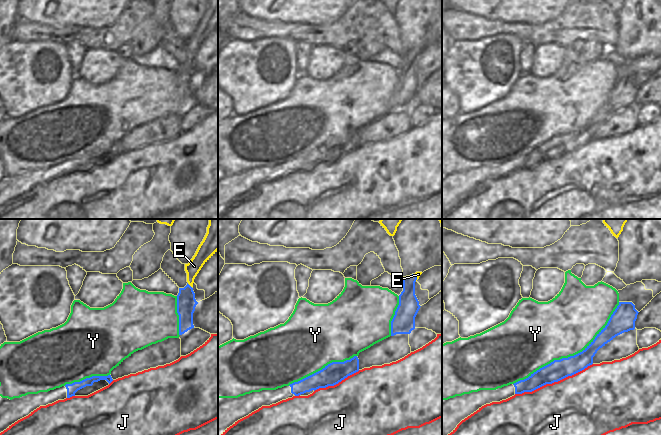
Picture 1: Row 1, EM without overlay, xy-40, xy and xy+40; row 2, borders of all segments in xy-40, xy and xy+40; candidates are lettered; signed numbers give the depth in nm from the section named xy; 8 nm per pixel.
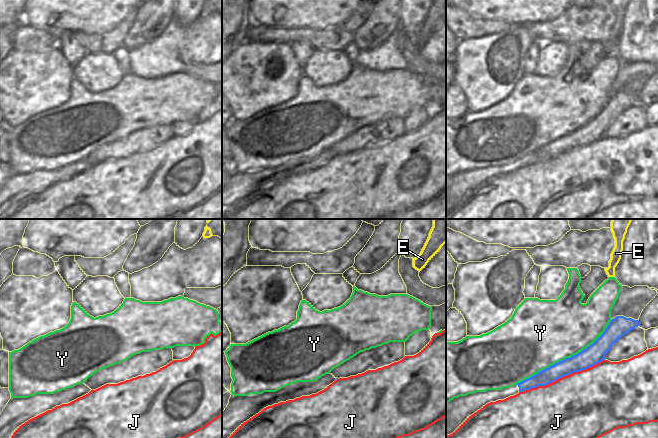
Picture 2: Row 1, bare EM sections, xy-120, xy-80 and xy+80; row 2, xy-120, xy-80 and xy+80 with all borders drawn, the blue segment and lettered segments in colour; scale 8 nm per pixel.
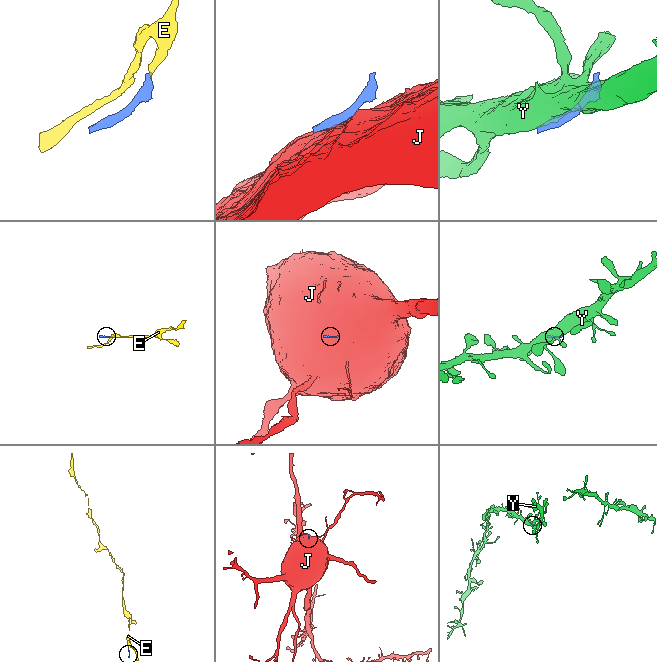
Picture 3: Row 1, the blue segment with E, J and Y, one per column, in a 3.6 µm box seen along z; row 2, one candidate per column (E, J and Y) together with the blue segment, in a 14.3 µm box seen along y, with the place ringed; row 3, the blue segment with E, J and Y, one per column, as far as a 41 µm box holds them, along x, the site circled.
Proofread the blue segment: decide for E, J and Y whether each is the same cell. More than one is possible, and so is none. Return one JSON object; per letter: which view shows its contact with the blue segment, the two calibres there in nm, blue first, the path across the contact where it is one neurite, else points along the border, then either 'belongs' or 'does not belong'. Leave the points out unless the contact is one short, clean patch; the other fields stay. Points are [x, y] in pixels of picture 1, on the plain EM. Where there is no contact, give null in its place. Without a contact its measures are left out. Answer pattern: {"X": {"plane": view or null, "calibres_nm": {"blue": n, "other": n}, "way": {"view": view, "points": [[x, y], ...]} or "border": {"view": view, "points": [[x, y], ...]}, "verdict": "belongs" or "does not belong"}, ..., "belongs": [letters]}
{"E": {"plane": "xy-40", "calibres_nm": {"blue": 160, "other": 110}, "way": {"view": "xy-40", "points": [[186, 78], [189, 61], [194, 42]]}, "verdict": "belongs"}, "J": {"plane": "xy+40", "calibres_nm": {"blue": 160, "other": 500}, "verdict": "does not belong"}, "Y": {"plane": "xy+40", "calibres_nm": {"blue": 160, "other": 480}, "verdict": "does not belong"}, "belongs": ["E"]}

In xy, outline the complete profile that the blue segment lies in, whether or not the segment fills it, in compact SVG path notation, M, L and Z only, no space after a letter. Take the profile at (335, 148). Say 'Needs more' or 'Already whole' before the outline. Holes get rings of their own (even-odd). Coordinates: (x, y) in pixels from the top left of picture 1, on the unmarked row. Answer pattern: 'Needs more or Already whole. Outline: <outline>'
Needs more. Outline: M354 132L344 138L332 138L322 146L276 166L252 168L238 174L218 175L218 214L238 196L262 182L270 182L293 172L308 172L319 164L334 162L359 147L359 135Z

